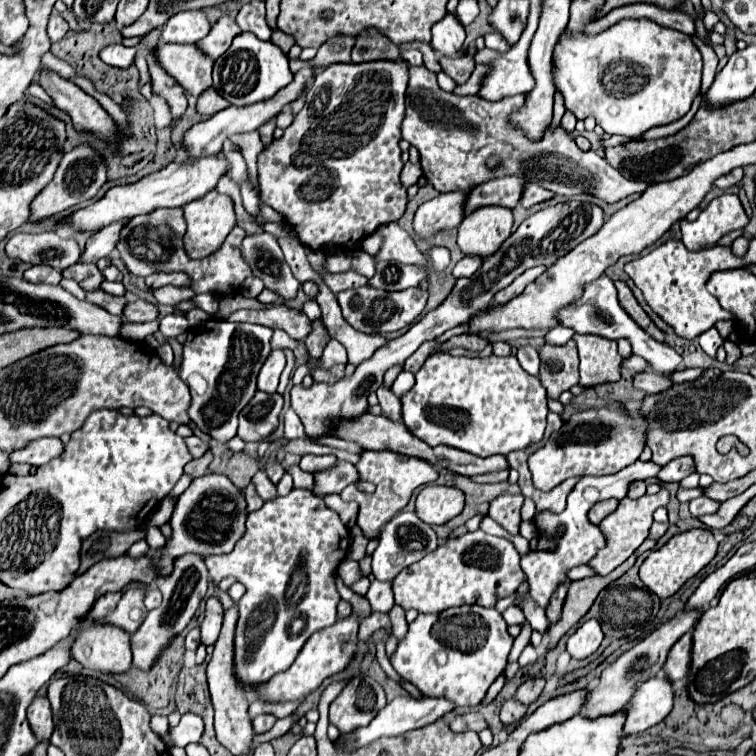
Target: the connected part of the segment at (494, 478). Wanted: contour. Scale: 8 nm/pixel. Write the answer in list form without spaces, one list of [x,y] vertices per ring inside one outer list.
[[[503,470],[503,472],[491,472],[491,474],[471,476],[471,480],[479,482],[479,484],[493,484],[493,482],[505,482],[507,476],[509,476],[509,470]]]

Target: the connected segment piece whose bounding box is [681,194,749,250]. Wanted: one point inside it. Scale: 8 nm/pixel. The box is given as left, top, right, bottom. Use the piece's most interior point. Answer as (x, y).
(723, 214)

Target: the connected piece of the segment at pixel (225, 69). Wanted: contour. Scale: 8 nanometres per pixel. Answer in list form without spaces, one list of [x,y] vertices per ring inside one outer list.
[[[251,32],[239,34],[233,40],[231,48],[223,56],[219,56],[213,66],[213,88],[219,92],[219,96],[235,106],[267,100],[281,88],[285,88],[291,80],[293,74],[289,70],[287,56],[273,42],[263,42]]]

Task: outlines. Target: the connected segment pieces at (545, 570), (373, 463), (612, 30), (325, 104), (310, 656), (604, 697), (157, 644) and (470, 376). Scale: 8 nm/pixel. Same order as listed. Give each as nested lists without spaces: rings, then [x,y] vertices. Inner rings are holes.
[[[581,478],[575,488],[571,490],[571,494],[567,496],[567,506],[561,514],[551,514],[551,512],[541,512],[535,516],[535,524],[541,532],[541,536],[545,536],[547,540],[553,540],[557,544],[557,550],[555,552],[529,552],[525,556],[521,556],[521,568],[529,580],[529,593],[532,599],[539,604],[539,606],[546,608],[549,604],[549,600],[555,592],[555,588],[567,578],[565,576],[565,570],[569,568],[575,568],[575,566],[581,566],[581,564],[587,564],[603,546],[605,546],[605,536],[603,532],[599,530],[599,526],[591,524],[587,520],[587,512],[589,512],[589,502],[585,498],[585,490],[591,486],[591,484],[597,484],[599,478]],[[559,526],[565,526],[565,534],[561,538],[555,536],[557,528]]]
[[[365,450],[361,454],[361,460],[357,464],[357,470],[359,470],[359,476],[365,478],[365,480],[371,480],[377,488],[373,494],[365,494],[365,492],[359,492],[353,484],[347,486],[343,492],[341,492],[341,498],[343,500],[355,500],[359,504],[359,516],[357,516],[357,526],[361,528],[363,536],[365,538],[377,538],[381,534],[381,528],[395,516],[399,514],[413,490],[417,486],[423,486],[423,484],[431,484],[437,480],[437,470],[425,462],[425,460],[419,460],[419,458],[411,458],[411,456],[399,456],[395,452],[371,452],[371,450]]]
[[[625,18],[599,34],[565,30],[553,52],[553,84],[563,96],[565,110],[573,112],[577,120],[585,120],[593,114],[607,134],[627,138],[639,138],[649,128],[665,126],[683,118],[701,90],[701,70],[701,52],[691,36],[659,26],[647,18]]]
[[[401,60],[323,68],[293,124],[257,156],[261,202],[283,216],[303,246],[351,252],[361,246],[361,238],[405,214],[407,190],[399,180],[403,170],[399,142],[407,68]]]
[[[351,614],[347,618],[339,618],[335,624],[315,632],[299,652],[293,666],[281,674],[275,674],[267,684],[257,688],[257,698],[267,702],[289,702],[303,698],[319,688],[319,684],[325,678],[331,678],[333,674],[339,674],[347,668],[351,658],[357,654],[357,632],[359,632],[359,616]]]
[[[683,610],[683,612],[677,612],[661,628],[657,628],[645,640],[637,642],[629,652],[625,652],[623,656],[619,656],[615,662],[611,662],[603,670],[603,674],[599,676],[599,682],[593,688],[587,690],[585,704],[581,708],[581,716],[587,716],[589,720],[593,720],[593,718],[611,716],[611,714],[623,710],[627,706],[627,700],[631,700],[633,692],[643,682],[647,682],[651,676],[657,676],[661,672],[661,668],[665,664],[665,658],[667,658],[667,652],[671,650],[671,646],[675,644],[675,640],[679,640],[683,634],[687,634],[693,628],[693,624],[699,618],[699,614],[701,614],[701,610]]]
[[[185,554],[185,556],[177,558],[173,572],[155,582],[155,586],[163,594],[163,602],[159,608],[155,608],[147,614],[147,618],[143,620],[139,630],[131,636],[133,666],[137,670],[141,670],[141,672],[151,670],[151,664],[155,664],[155,660],[159,660],[159,656],[171,644],[171,640],[185,630],[185,626],[193,620],[201,600],[207,594],[207,584],[209,584],[209,578],[207,578],[205,562],[201,556],[195,556],[195,554]]]
[[[433,354],[415,374],[415,386],[401,396],[403,424],[413,436],[429,446],[445,444],[481,458],[493,454],[507,456],[513,450],[523,450],[533,442],[541,442],[547,412],[547,392],[539,378],[527,374],[513,354],[505,358],[455,358],[449,354]]]

